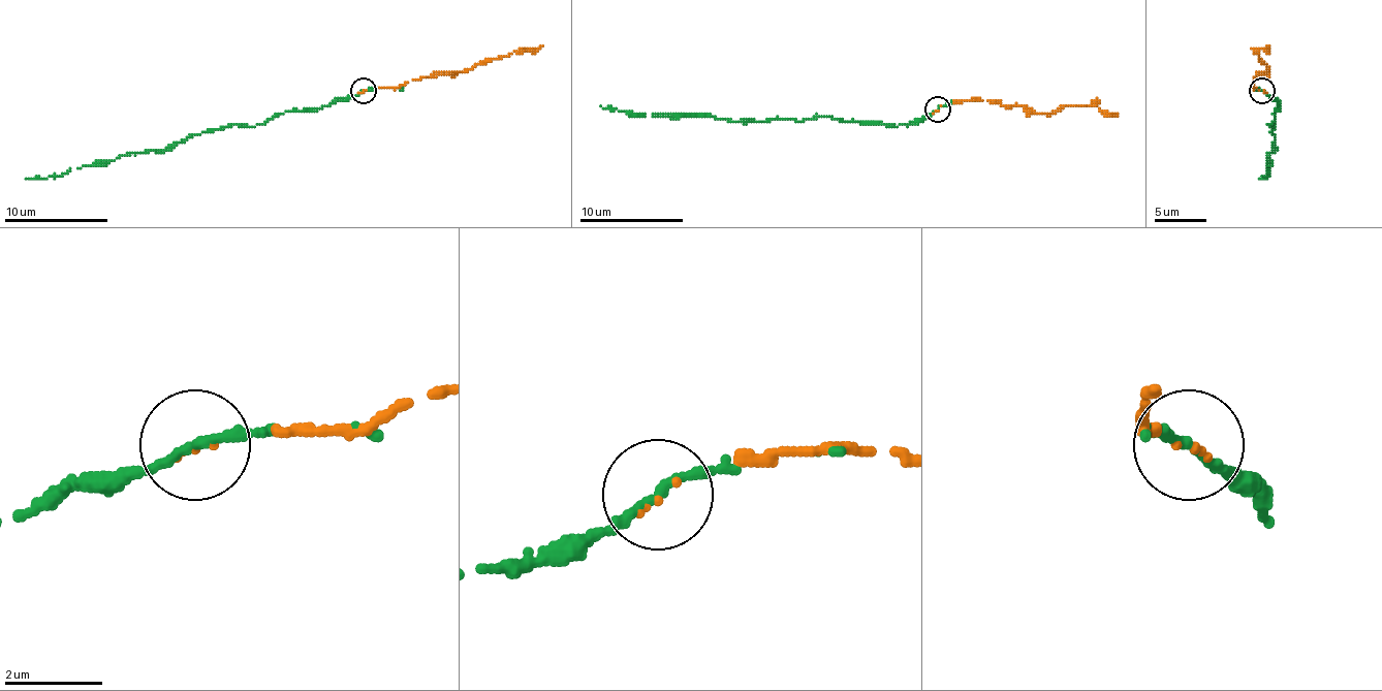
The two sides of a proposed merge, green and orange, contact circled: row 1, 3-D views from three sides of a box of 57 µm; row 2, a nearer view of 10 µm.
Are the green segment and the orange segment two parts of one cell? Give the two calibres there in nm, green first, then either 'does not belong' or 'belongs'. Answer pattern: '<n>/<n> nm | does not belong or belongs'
180/100 nm | belongs

